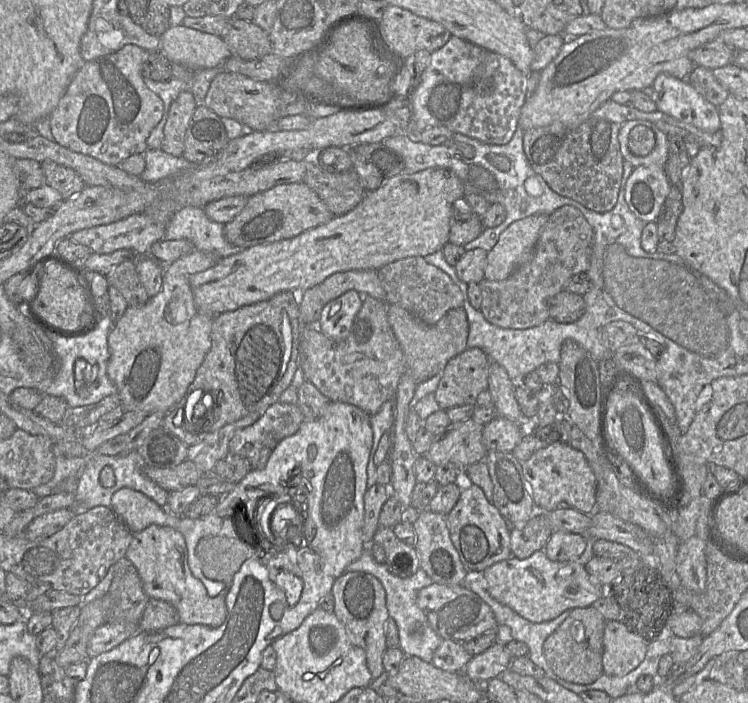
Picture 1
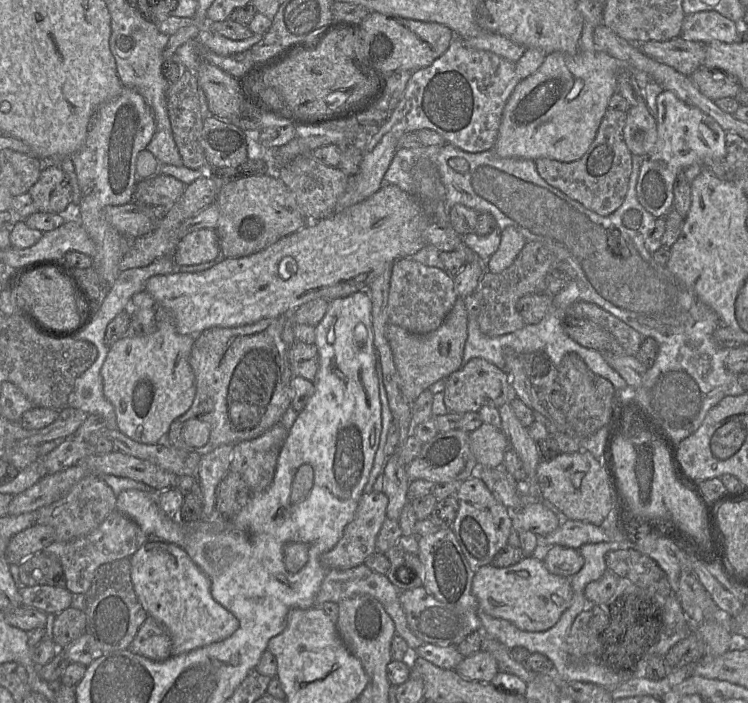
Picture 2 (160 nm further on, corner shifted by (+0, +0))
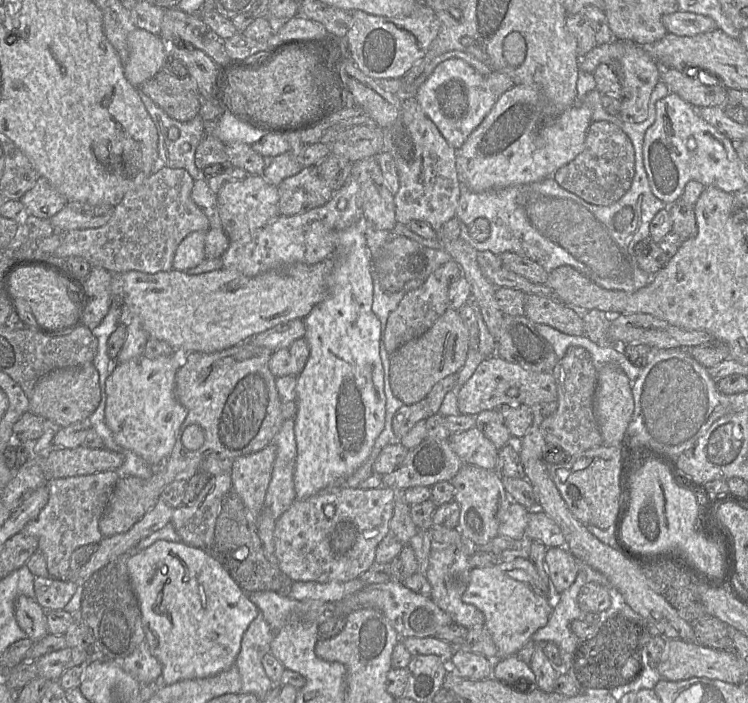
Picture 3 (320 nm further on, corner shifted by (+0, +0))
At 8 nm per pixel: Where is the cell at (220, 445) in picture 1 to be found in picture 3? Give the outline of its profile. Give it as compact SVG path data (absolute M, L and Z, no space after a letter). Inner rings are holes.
M231 474L212 476L192 503L174 509L171 523L181 542L204 550L212 549L221 503L231 490Z

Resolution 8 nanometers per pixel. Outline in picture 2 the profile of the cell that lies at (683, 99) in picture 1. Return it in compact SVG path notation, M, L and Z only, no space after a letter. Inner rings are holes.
M663 90L657 96L656 106L658 139L653 150L643 159L636 194L645 210L655 218L661 218L673 210L673 186L680 171L693 164L709 168L724 159L726 132L713 118L681 101L669 90Z

